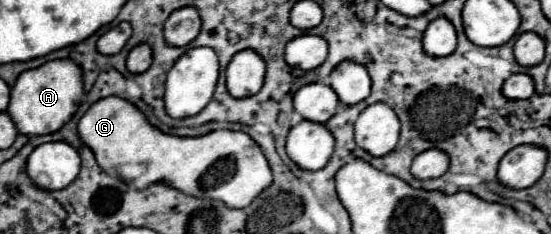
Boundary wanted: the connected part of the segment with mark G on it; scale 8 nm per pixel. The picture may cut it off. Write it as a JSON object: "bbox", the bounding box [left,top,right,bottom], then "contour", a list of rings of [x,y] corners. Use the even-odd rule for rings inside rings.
{"bbox":[77,97,273,207],"contour":[[[105,97],[95,101],[87,113],[79,119],[77,131],[81,141],[93,151],[97,165],[113,177],[121,177],[125,183],[129,183],[135,189],[145,189],[153,183],[165,183],[167,187],[173,187],[185,195],[193,197],[205,197],[205,199],[217,199],[223,201],[227,207],[247,207],[263,189],[267,189],[273,181],[271,167],[261,151],[261,147],[243,131],[227,131],[219,129],[203,137],[175,137],[165,135],[153,125],[147,123],[145,115],[131,105],[129,101],[121,97]]]}

